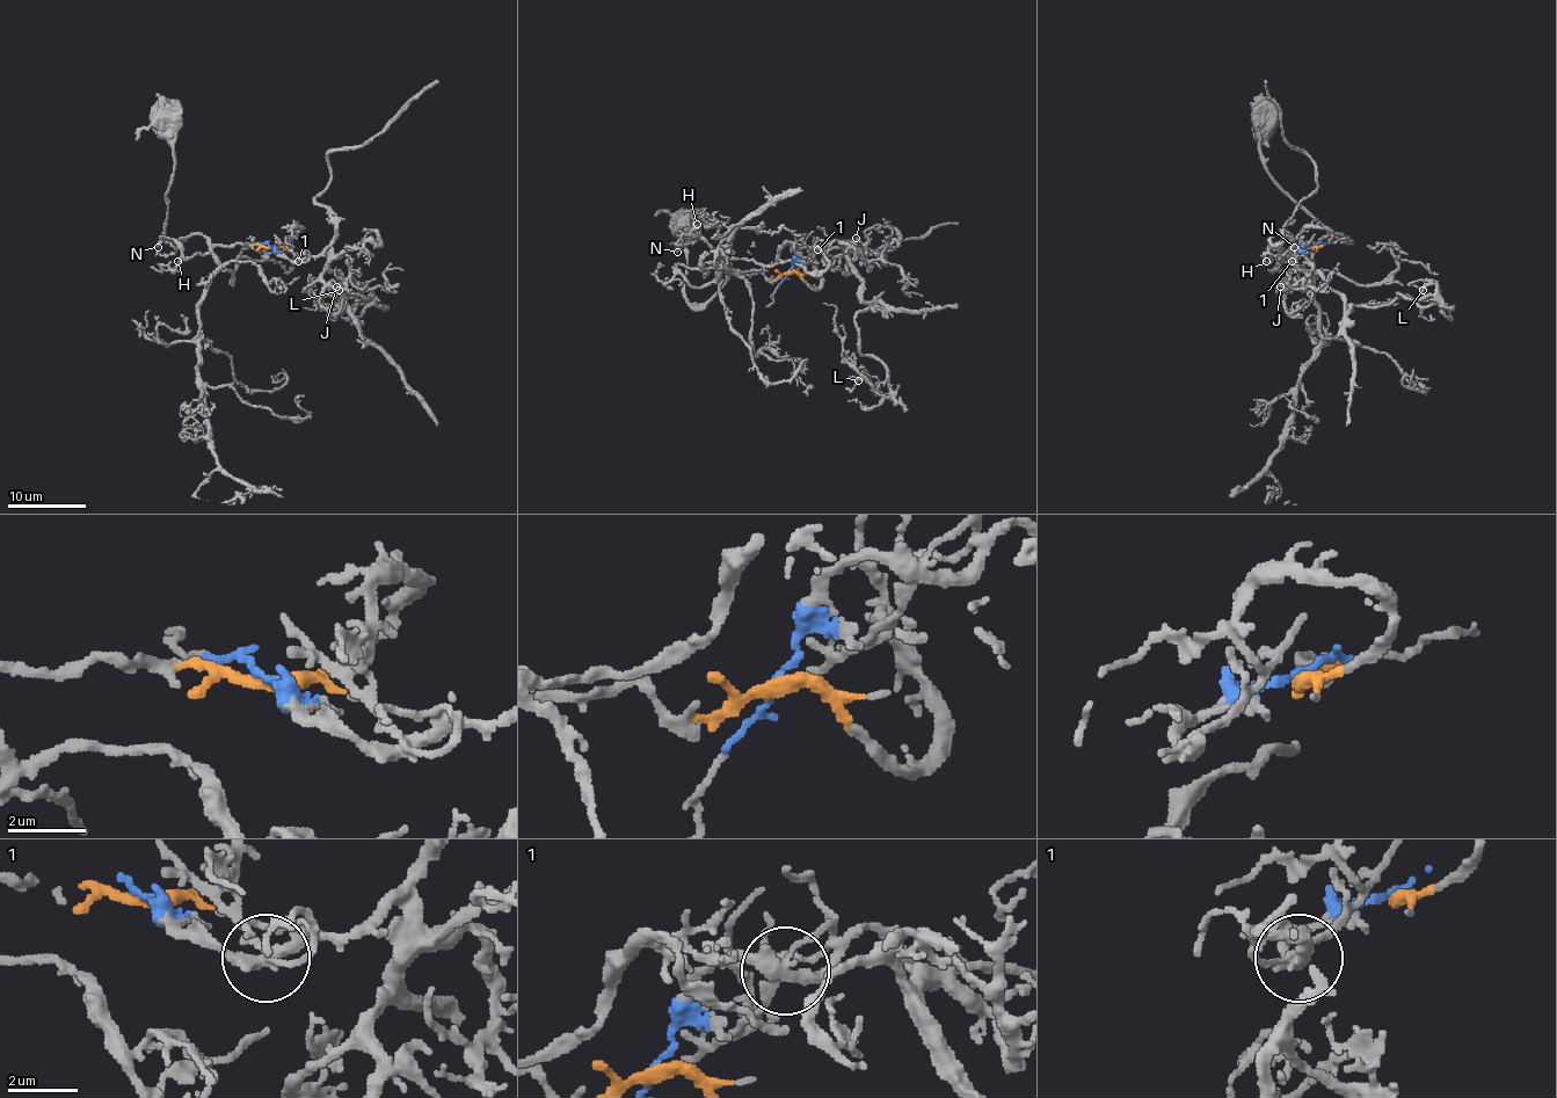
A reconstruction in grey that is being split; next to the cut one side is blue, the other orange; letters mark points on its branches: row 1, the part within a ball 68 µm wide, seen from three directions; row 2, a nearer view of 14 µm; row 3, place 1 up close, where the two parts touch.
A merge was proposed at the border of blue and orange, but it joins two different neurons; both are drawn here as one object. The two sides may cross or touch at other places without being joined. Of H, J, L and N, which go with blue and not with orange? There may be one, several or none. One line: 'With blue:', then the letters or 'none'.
With blue: J, L

